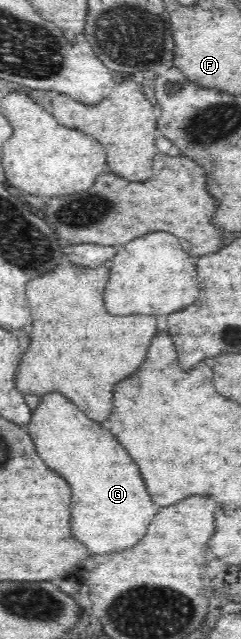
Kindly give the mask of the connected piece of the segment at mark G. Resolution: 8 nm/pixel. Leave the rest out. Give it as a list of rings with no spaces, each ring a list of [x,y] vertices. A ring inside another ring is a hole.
[[[61,393],[43,394],[39,405],[32,412],[32,419],[25,429],[33,438],[37,453],[51,469],[63,475],[73,489],[71,531],[75,539],[85,543],[91,555],[123,551],[139,543],[139,539],[147,533],[151,519],[155,517],[155,513],[161,511],[161,507],[153,503],[143,483],[143,477],[139,473],[139,467],[133,465],[133,459],[125,451],[125,447],[105,427],[91,421],[67,396]]]

